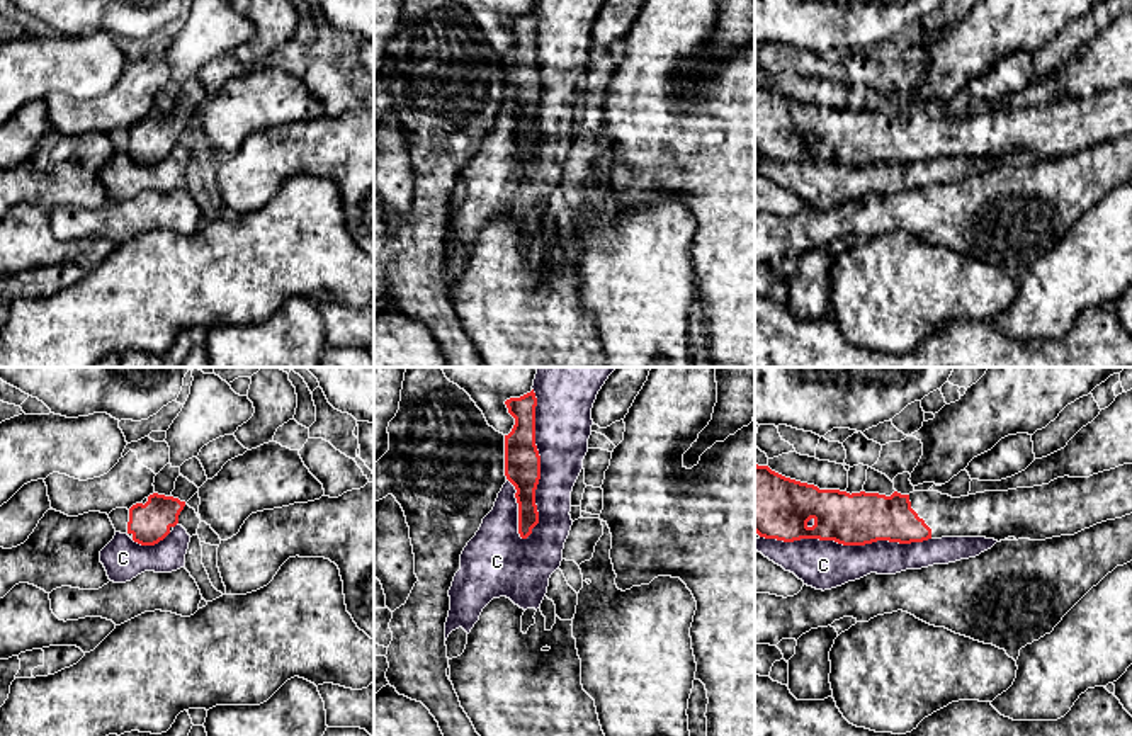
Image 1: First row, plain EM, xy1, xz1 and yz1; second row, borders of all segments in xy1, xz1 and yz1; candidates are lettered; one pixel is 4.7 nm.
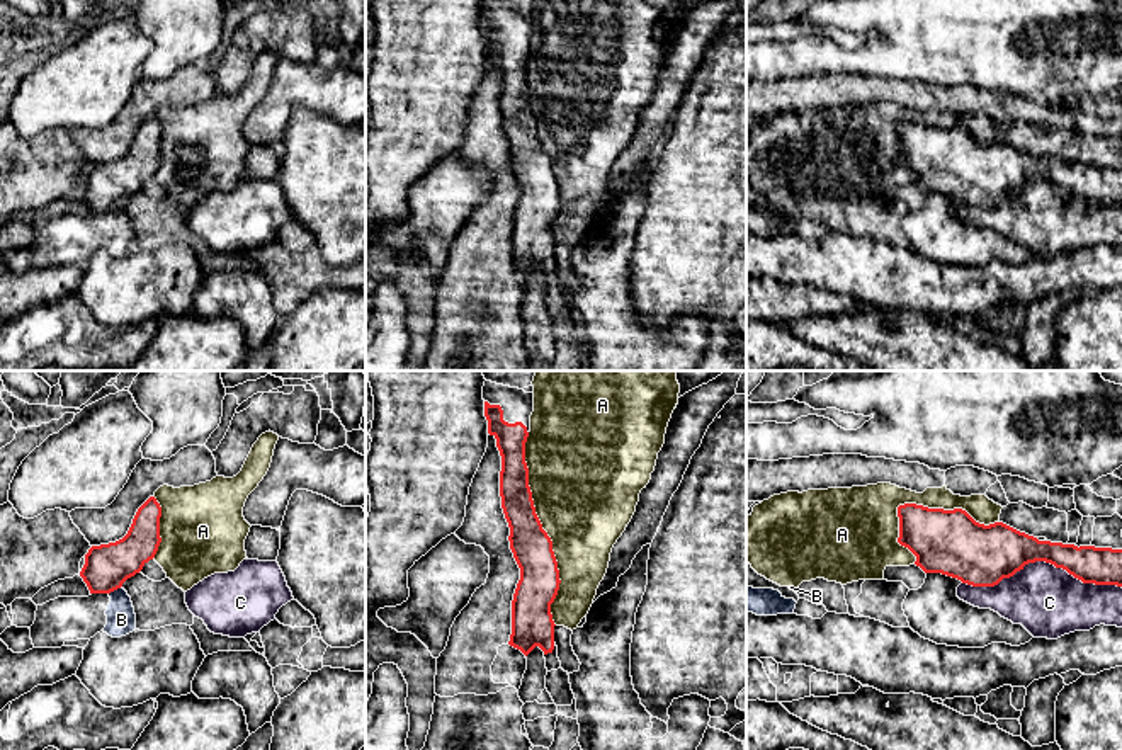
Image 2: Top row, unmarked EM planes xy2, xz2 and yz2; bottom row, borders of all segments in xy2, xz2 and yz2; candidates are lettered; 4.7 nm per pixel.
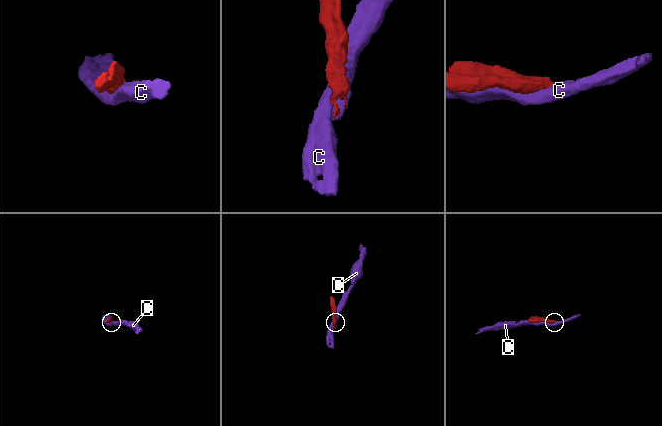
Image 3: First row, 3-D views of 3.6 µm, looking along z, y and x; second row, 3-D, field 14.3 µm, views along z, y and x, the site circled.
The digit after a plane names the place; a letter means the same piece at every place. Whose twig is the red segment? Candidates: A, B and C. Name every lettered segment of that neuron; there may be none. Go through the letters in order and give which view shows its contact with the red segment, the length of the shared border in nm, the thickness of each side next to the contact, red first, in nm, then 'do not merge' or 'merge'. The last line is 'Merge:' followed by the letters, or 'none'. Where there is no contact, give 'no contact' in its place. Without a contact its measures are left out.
A: xz2 | 900 nm | 190/480 nm | do not merge
B: xy2 | 80 nm | 220/140 nm | do not merge
C: xz1 | 700 nm | 180/280 nm | do not merge
Merge: none

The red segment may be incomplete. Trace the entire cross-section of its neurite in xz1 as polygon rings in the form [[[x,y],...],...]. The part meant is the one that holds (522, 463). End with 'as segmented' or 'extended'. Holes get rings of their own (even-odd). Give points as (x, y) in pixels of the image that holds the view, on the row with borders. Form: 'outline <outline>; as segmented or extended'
outline [[[534,389],[520,398],[505,401],[515,425],[505,435],[505,476],[515,486],[518,503],[518,534],[527,539],[539,524],[535,490],[541,479],[541,456],[535,445],[535,406]]]; as segmented

